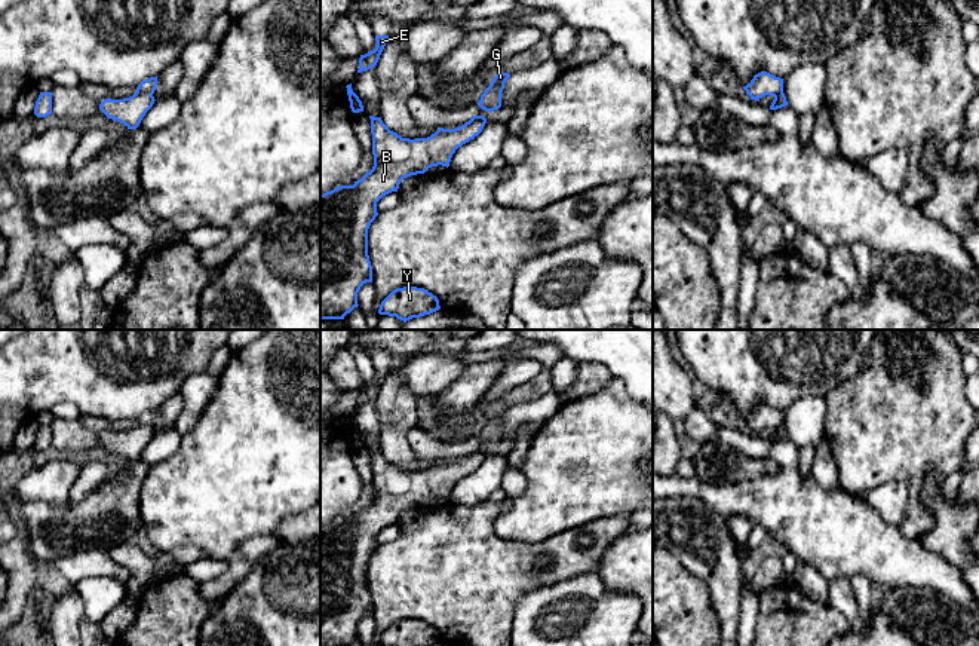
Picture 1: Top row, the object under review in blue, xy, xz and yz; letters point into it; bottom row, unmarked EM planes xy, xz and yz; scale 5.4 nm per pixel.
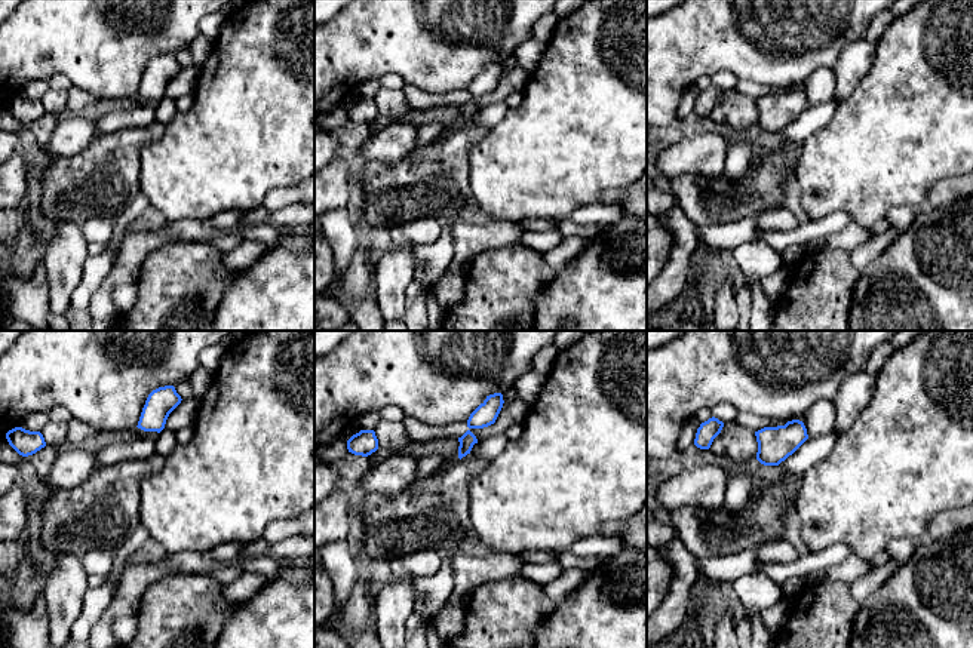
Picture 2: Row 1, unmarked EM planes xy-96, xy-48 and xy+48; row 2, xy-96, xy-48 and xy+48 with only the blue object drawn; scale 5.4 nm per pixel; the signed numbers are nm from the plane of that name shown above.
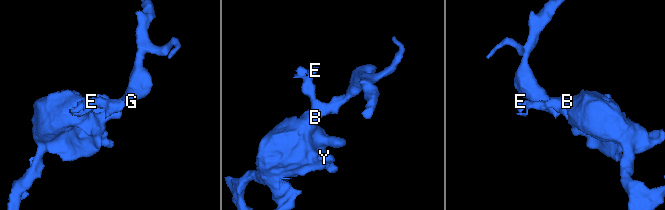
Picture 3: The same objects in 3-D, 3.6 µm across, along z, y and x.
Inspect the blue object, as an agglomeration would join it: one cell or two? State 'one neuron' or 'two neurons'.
two neurons

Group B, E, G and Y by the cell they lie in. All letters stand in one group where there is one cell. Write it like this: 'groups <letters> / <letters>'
groups B E Y / G

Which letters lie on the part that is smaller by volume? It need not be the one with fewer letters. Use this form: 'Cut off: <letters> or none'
Cut off: B, E, Y

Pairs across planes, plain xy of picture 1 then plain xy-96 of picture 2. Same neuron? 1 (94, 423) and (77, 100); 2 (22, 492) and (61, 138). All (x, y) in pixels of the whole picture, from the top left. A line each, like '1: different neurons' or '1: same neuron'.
1: same neuron
2: same neuron

